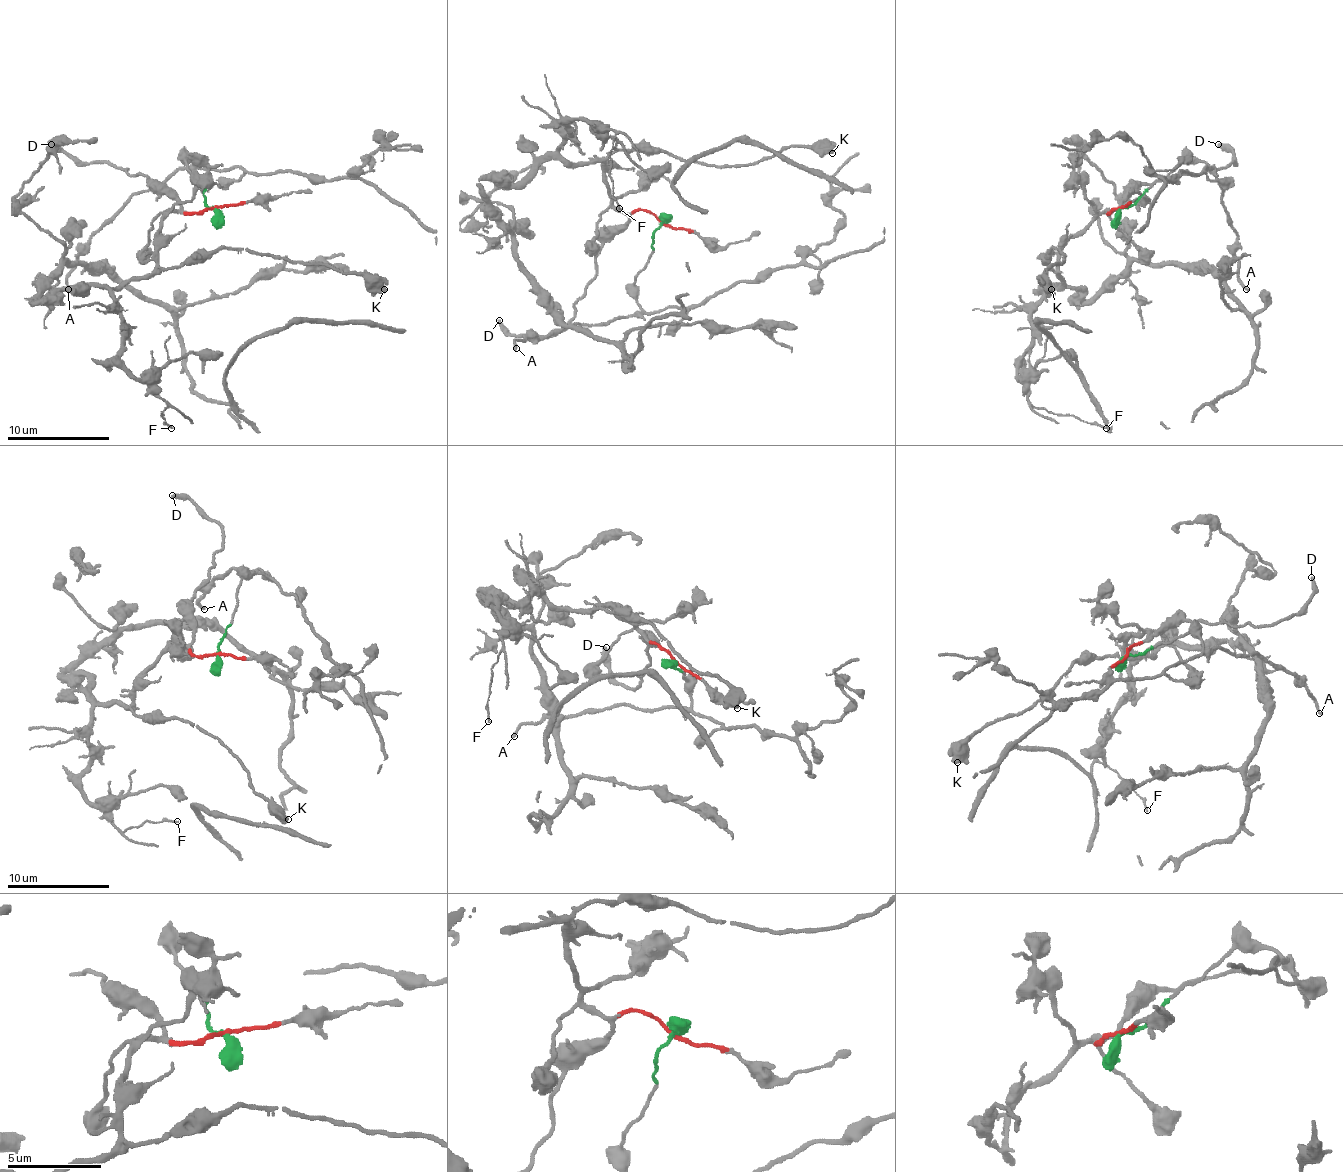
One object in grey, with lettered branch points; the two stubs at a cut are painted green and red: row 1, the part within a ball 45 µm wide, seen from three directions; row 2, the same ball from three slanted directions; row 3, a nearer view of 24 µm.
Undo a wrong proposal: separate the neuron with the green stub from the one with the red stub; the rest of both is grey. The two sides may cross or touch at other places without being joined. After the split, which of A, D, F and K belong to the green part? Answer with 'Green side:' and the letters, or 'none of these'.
Green side: A

